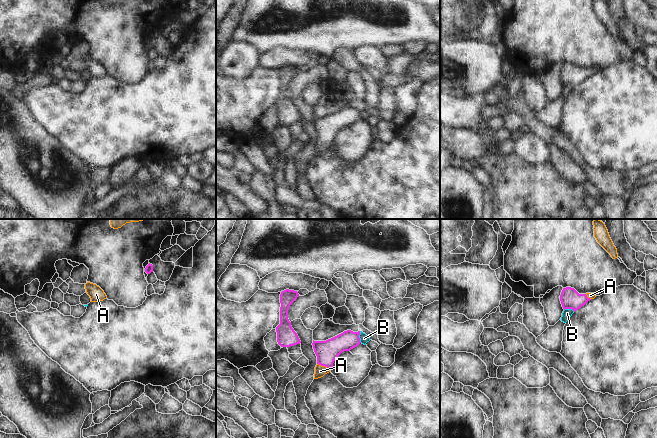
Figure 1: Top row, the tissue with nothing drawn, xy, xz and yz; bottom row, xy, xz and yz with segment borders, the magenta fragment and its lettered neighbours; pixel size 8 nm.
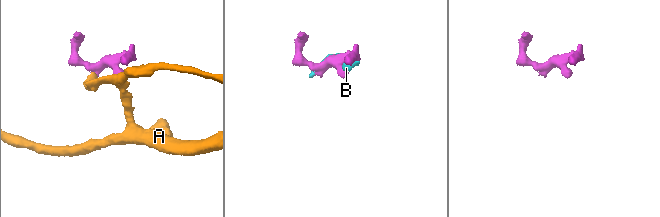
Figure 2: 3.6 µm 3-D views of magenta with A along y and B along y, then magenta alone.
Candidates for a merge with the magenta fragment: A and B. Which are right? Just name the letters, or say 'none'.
A

